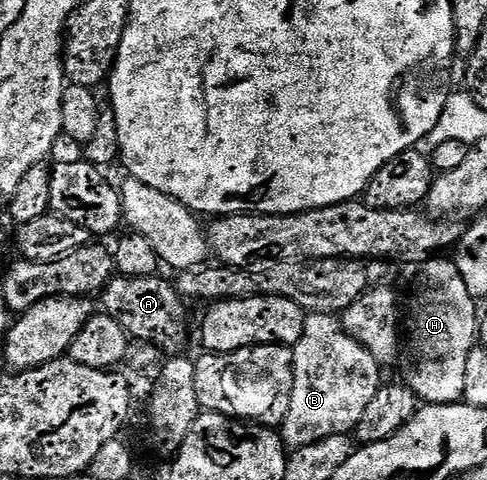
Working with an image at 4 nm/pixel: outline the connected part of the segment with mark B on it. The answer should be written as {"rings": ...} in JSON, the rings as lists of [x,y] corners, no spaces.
{"rings":[[[311,312],[305,317],[301,336],[291,348],[291,383],[287,388],[289,405],[285,408],[285,417],[281,420],[279,439],[286,449],[301,448],[304,444],[316,444],[328,436],[344,437],[345,432],[352,433],[367,408],[367,402],[383,386],[381,380],[382,365],[355,338],[346,334],[341,321],[328,312]]]}

